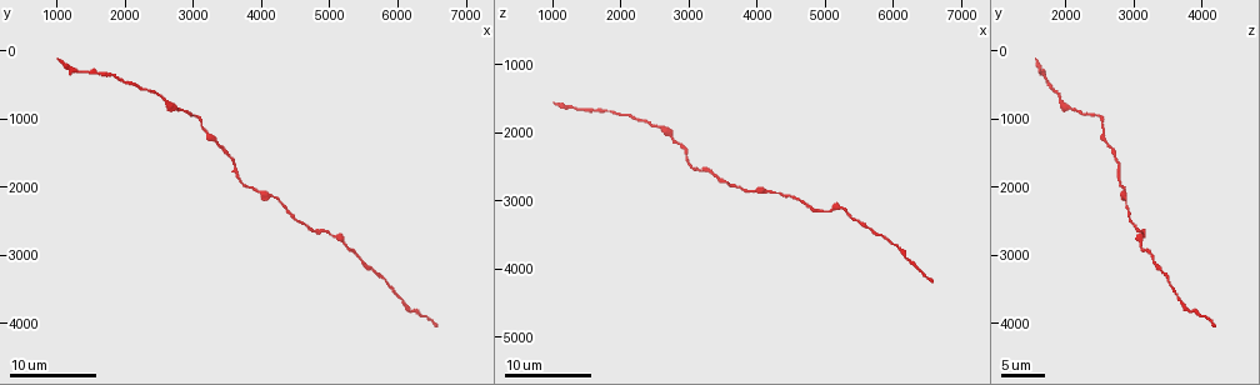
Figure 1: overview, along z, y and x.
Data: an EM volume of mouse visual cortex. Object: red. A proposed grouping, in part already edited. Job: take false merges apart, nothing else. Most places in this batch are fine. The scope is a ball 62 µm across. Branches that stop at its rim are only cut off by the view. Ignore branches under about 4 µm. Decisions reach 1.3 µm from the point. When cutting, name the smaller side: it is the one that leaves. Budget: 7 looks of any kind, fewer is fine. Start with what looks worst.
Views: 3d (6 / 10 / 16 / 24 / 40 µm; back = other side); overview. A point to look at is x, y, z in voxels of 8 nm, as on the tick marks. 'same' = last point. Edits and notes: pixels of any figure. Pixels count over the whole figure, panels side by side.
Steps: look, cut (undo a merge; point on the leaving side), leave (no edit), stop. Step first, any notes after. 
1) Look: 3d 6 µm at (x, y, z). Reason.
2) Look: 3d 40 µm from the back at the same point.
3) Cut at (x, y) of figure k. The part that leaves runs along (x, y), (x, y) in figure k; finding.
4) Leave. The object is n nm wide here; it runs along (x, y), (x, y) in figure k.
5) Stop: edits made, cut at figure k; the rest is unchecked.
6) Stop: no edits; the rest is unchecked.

Look: 3d 16 µm at (2550, 700, 1950). Thick turns thin.

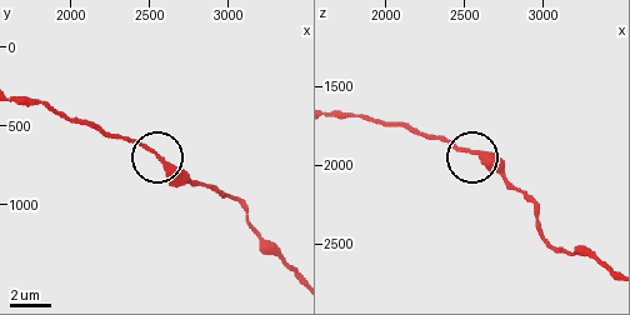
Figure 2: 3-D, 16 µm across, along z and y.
Leave. The object is 270 nm wide here; it runs along (606, 265), (560, 250), (525, 195), (470, 153), (436, 139) in figure 2; all the same cell.

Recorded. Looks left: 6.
Look: 3d 10 µm at (3900, 2000, 2850). Calibre changes.

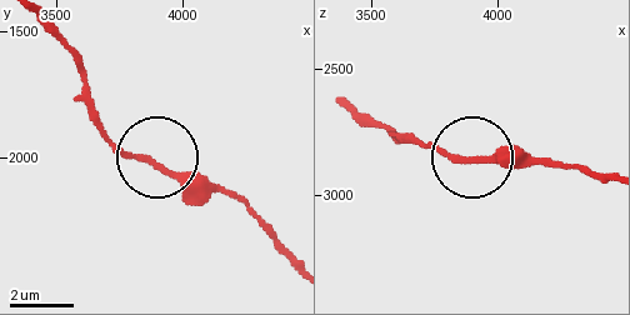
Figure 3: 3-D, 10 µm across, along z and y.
Look: 3d 10 µm from the back at (3910, 2030, 2850).

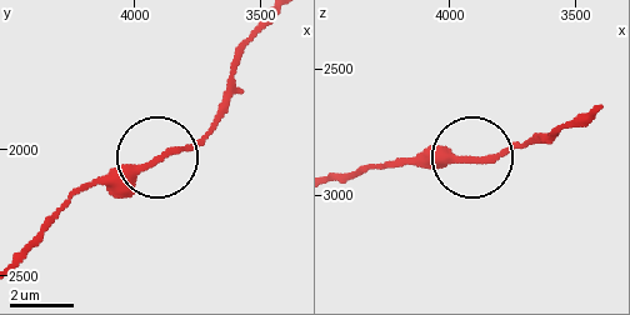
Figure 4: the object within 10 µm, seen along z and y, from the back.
Leave. The object is 200 nm wide here; it runs along (194, 141), (116, 165), (79, 186) in figure 4; continuous, no second cell.

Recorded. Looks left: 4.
Look: 3d 16 µm at (2050, 450, 1700). Sudden change in width.

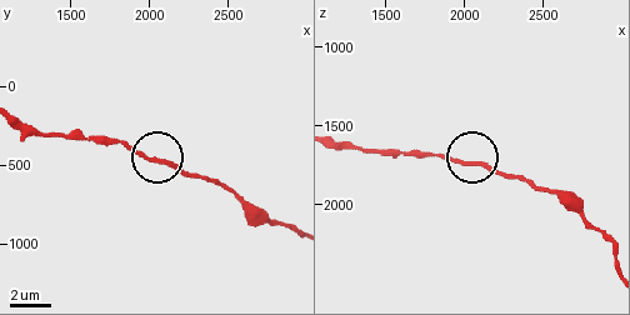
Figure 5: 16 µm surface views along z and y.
Leave. One cell here.

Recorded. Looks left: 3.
Stop: no edits; the rest is unchecked.

